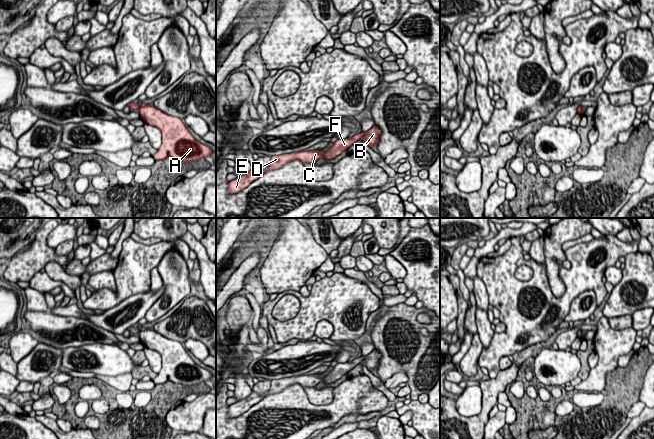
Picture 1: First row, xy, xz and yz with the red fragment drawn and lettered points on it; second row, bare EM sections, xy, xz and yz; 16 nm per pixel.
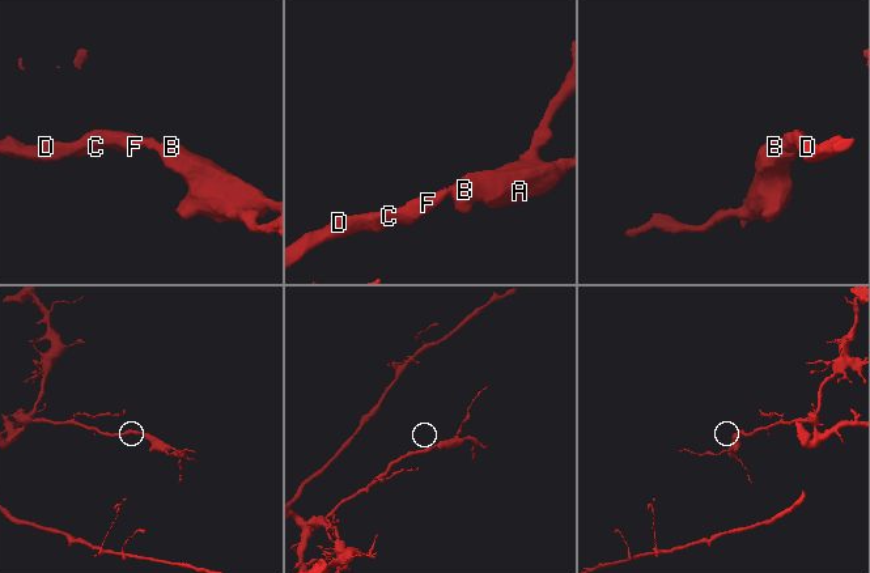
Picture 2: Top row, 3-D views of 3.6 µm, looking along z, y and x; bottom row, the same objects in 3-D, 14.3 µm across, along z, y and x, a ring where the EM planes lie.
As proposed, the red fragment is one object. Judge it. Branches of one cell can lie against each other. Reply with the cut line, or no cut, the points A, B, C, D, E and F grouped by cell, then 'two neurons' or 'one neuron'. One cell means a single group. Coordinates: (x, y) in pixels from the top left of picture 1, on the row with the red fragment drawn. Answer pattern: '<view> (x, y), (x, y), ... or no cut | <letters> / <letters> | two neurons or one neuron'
no cut | A B C D E F | one neuron

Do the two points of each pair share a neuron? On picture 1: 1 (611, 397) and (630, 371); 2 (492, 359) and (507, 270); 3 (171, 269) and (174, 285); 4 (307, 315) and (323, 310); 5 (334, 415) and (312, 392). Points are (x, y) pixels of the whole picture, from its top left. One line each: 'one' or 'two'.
1: one
2: one
3: one
4: one
5: two

